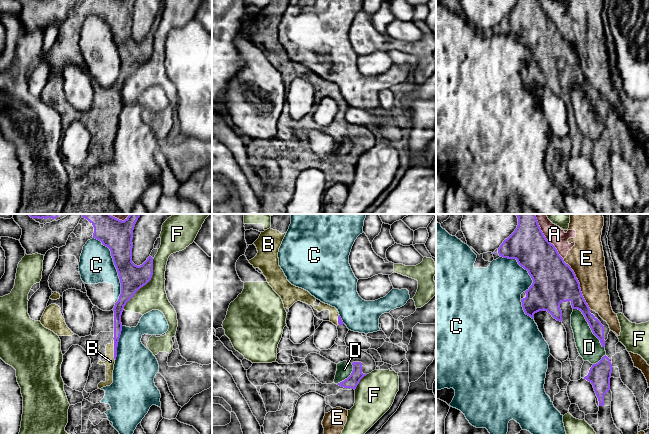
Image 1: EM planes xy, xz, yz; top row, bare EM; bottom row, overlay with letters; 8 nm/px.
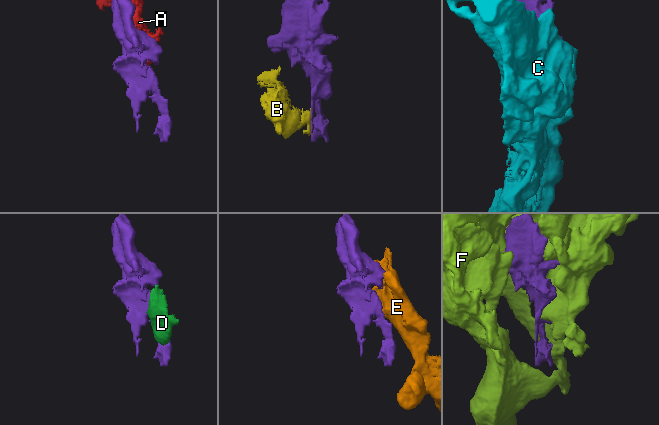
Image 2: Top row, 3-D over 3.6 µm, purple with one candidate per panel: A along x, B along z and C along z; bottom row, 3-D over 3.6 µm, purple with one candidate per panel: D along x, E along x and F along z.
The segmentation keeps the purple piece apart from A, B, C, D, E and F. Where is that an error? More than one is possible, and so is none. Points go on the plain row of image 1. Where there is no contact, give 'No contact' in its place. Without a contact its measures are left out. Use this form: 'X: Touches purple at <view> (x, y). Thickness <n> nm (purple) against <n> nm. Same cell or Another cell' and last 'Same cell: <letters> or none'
A: Touches purple at yz (548, 17). Thickness 300 nm (purple) against 150 nm. Another cell
B: Touches purple at xy (114, 125). Thickness 60 nm (purple) against 80 nm. Same cell
C: Touches purple at xy (116, 44). Thickness 220 nm (purple) against 280 nm. Another cell
D: Touches purple at yz (589, 101). Thickness 110 nm (purple) against 190 nm. Another cell
E: Touches purple at yz (579, 60). Thickness 340 nm (purple) against 280 nm. Another cell
F: Touches purple at xy (144, 60). Thickness 200 nm (purple) against 220 nm. Another cell
Same cell: B

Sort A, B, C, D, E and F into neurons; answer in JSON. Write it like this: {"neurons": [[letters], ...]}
{"neurons": [["A", "D", "E"], ["B"], ["C"], ["F"]]}

